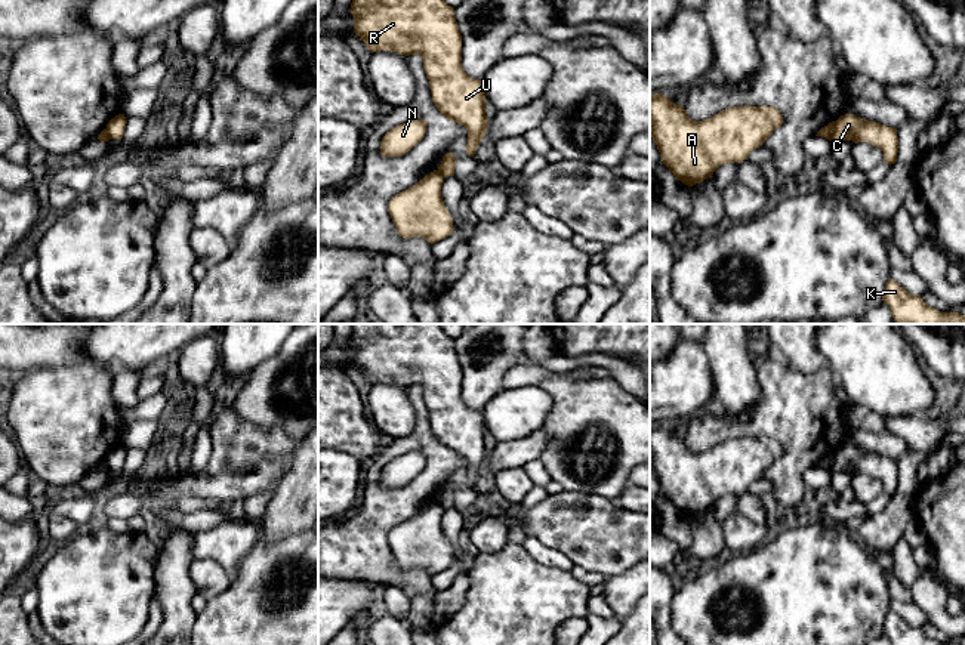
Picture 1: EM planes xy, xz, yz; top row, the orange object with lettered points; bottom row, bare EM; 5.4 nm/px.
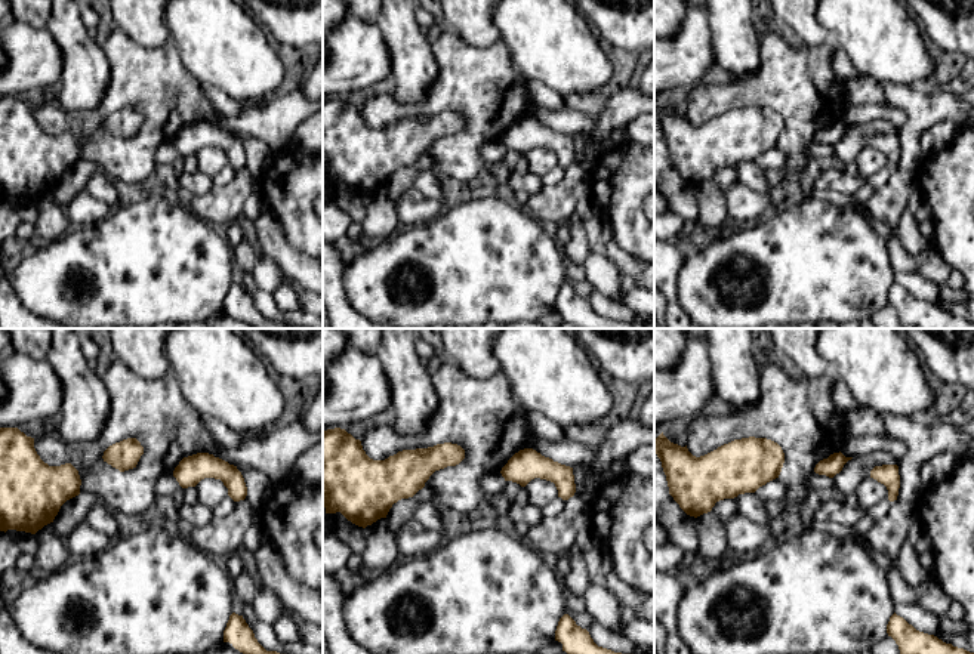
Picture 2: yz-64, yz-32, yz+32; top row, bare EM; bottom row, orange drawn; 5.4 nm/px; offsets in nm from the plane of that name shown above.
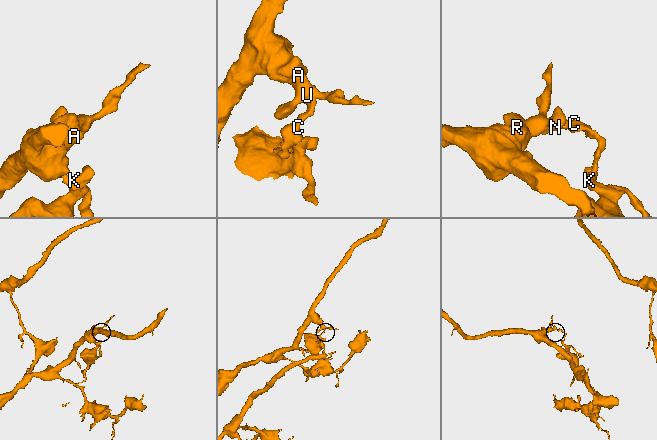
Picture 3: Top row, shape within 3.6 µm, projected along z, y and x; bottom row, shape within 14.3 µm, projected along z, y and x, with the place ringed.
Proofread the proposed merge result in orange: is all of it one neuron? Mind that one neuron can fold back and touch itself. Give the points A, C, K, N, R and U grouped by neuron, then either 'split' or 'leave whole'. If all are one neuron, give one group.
groups A N R U / C K; split

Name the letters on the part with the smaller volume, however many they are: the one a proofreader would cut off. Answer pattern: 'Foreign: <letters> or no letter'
Foreign: C, K

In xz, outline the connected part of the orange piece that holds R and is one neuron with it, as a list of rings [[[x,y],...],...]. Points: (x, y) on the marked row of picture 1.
[[[352,0],[351,13],[355,36],[364,41],[371,53],[388,50],[423,58],[435,107],[447,120],[466,127],[466,154],[474,157],[488,127],[487,99],[482,80],[471,78],[462,68],[462,36],[454,7],[444,0]]]

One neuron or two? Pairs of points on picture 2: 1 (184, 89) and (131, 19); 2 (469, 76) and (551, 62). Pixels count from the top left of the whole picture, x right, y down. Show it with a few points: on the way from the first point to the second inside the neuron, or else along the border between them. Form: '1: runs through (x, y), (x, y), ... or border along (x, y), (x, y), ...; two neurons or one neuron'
1: border along (122, 31), (147, 48), (157, 48), (169, 39); two neurons
2: border along (501, 37), (511, 62), (529, 80); two neurons

